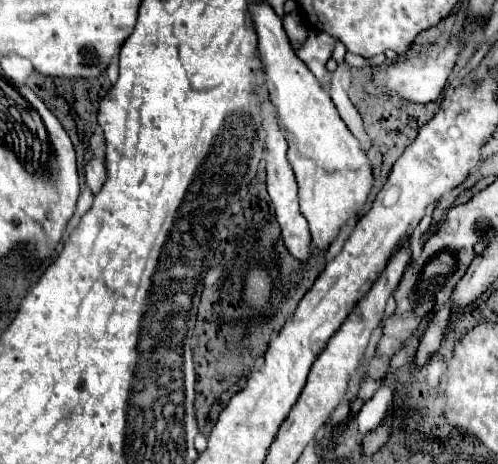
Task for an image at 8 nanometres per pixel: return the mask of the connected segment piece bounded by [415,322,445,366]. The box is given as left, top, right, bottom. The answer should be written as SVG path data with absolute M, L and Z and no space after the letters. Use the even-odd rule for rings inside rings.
M433 322L427 328L427 332L423 334L423 340L419 344L419 350L417 350L417 358L415 358L417 366L423 366L427 362L427 358L439 348L441 338L443 338L443 330L445 330L445 326L443 324L437 324L437 322Z

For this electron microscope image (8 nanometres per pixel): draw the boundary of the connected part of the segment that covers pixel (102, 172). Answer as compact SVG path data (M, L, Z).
M95 156L89 160L89 164L85 166L85 180L87 180L93 194L97 194L101 190L101 186L107 180L107 168L105 168L103 156Z

